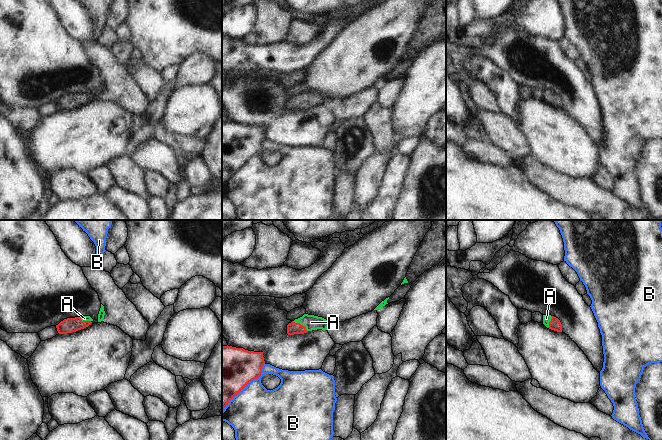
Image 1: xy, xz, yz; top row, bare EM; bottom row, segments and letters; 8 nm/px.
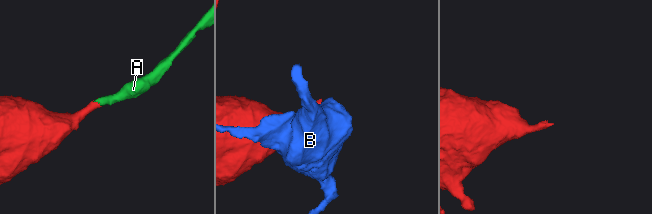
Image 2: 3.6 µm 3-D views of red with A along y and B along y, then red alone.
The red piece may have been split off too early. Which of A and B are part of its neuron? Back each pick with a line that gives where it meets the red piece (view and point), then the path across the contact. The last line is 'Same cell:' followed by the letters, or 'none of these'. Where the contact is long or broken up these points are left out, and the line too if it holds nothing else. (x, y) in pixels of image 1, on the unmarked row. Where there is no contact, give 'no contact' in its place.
A: contact xz (299, 99); way xz (293, 104), (299, 99), (311, 98)
Same cell: A

